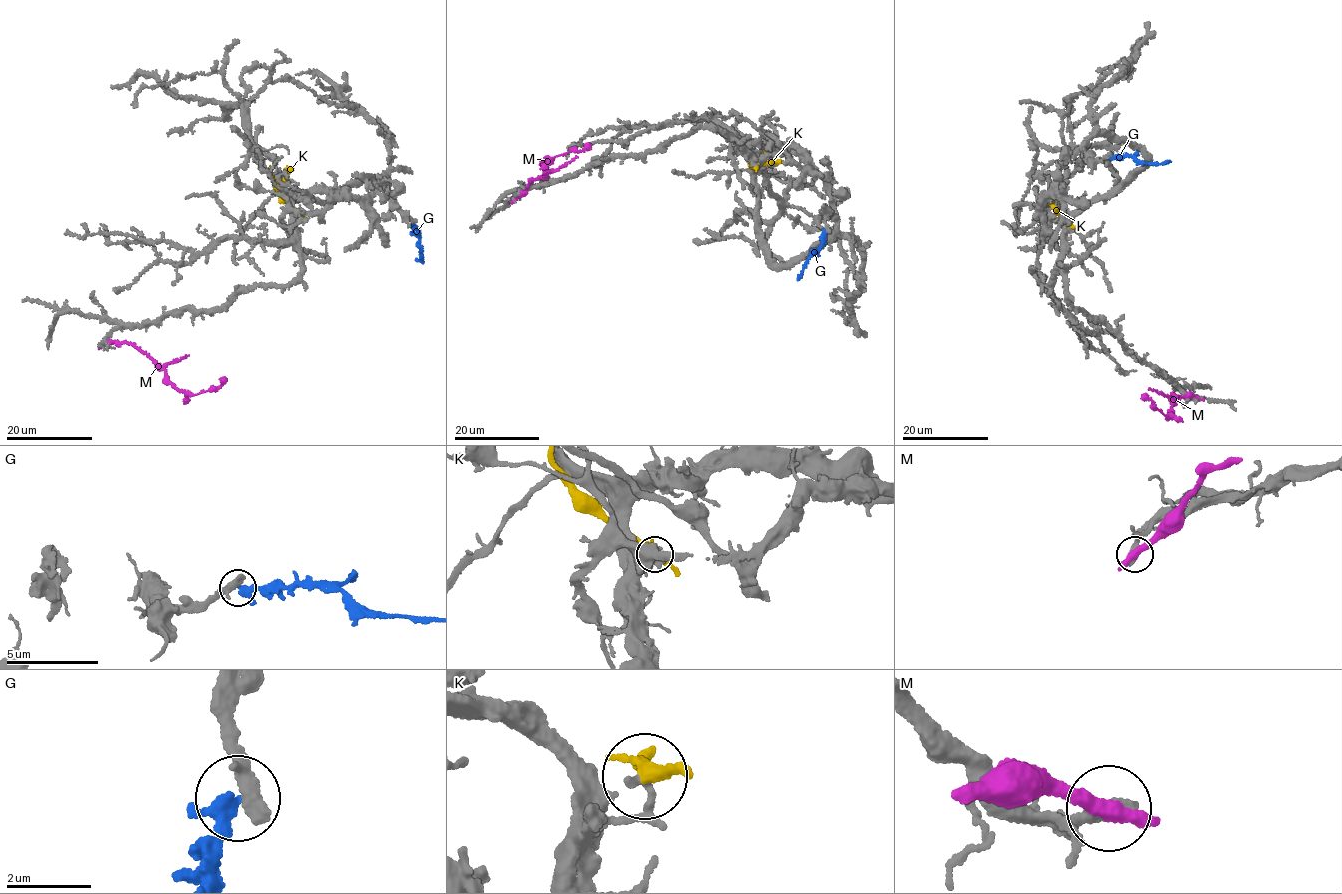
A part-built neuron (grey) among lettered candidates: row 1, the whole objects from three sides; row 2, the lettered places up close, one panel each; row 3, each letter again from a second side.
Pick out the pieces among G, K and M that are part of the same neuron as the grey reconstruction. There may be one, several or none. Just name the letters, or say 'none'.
none

